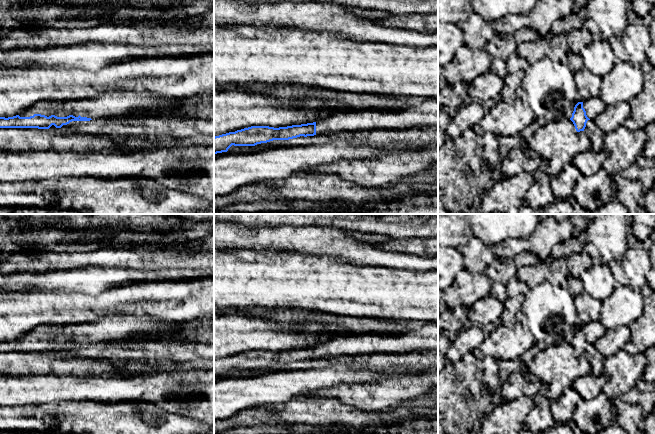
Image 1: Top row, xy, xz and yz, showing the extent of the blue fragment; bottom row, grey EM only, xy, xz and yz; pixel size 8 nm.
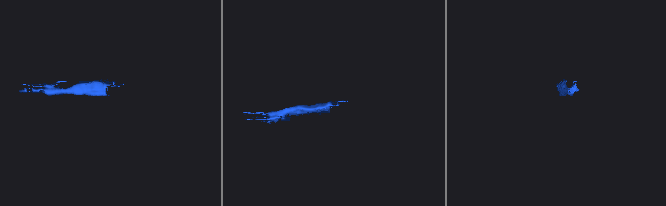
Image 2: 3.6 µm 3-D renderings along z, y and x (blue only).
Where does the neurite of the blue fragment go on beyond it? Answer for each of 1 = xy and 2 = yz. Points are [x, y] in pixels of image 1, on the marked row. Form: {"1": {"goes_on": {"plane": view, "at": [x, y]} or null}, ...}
{"1": {"goes_on": {"plane": "xy", "at": [110, 106]}}, "2": {"goes_on": {"plane": "yz", "at": [594, 106]}}}

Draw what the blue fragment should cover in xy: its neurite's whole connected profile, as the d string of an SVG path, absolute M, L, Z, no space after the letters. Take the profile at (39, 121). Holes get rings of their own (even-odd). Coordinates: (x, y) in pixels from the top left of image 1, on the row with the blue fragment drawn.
M105 93L93 99L77 99L60 102L39 102L20 115L0 117L0 128L38 128L49 129L52 125L61 128L72 121L116 120L132 115L158 114L164 112L176 113L181 102L177 99L164 98L149 93Z

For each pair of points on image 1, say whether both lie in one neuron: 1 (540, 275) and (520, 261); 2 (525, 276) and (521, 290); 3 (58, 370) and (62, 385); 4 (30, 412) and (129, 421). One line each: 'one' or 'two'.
1: two
2: two
3: two
4: one

